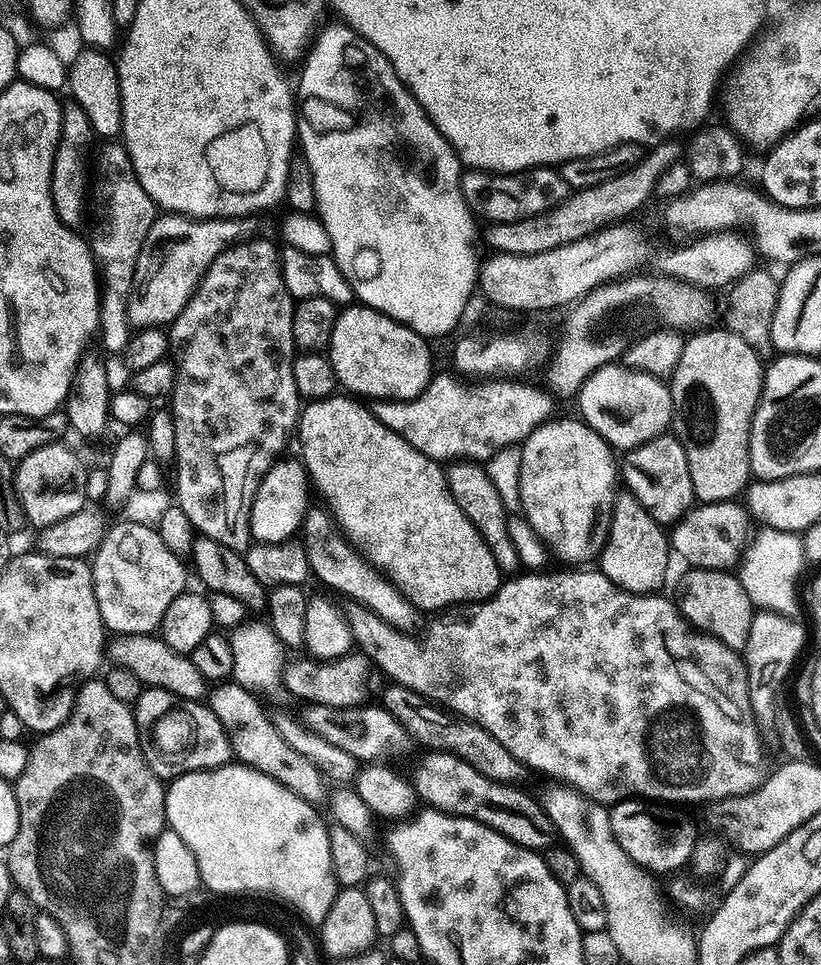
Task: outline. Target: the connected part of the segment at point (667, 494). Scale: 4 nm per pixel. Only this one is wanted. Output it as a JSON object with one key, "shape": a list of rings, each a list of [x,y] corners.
{"shape":[[[665,434],[637,448],[627,449],[622,456],[622,484],[661,526],[681,520],[694,504],[694,486],[690,482],[690,466],[686,466],[686,450],[678,438]]]}

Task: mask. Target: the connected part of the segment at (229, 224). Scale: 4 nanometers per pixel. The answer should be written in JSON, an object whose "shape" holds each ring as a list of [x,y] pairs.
{"shape":[[[175,214],[161,215],[146,234],[144,247],[148,250],[164,248],[164,253],[156,257],[143,254],[137,260],[135,279],[140,282],[144,280],[144,285],[139,285],[138,291],[131,297],[128,304],[128,320],[131,327],[139,330],[141,328],[164,328],[171,325],[172,321],[178,318],[178,314],[182,314],[186,302],[192,297],[196,287],[200,285],[200,278],[206,274],[214,258],[218,258],[218,254],[225,252],[230,244],[237,243],[245,235],[244,228],[240,224],[243,223],[236,218],[198,220]]]}

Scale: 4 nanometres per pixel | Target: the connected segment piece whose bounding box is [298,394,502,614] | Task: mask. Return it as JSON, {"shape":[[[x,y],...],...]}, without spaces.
{"shape":[[[333,394],[321,400],[307,401],[300,409],[298,440],[299,436],[301,452],[299,455],[302,457],[304,469],[308,471],[311,487],[315,491],[316,488],[320,491],[320,496],[324,499],[323,507],[330,513],[335,527],[342,533],[344,540],[377,572],[386,576],[389,583],[394,585],[415,608],[420,609],[421,613],[428,614],[428,612],[438,611],[439,608],[448,608],[451,604],[468,603],[468,606],[472,606],[481,600],[492,599],[493,594],[498,591],[502,583],[500,567],[494,562],[494,554],[490,554],[486,542],[482,542],[478,530],[474,530],[470,518],[466,518],[466,514],[462,514],[462,510],[458,510],[458,502],[454,502],[454,498],[450,494],[448,477],[441,461],[426,458],[426,454],[414,450],[414,446],[410,446],[410,442],[406,442],[406,438],[398,438],[398,434],[394,434],[394,430],[382,426],[382,422],[378,422],[375,411],[367,403],[348,394]]]}

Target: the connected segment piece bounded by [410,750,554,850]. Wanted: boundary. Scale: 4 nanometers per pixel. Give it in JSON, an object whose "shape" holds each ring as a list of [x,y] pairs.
{"shape":[[[428,750],[423,754],[416,769],[410,772],[410,779],[417,797],[423,803],[425,800],[429,809],[476,820],[523,848],[543,850],[553,843],[554,829],[539,799],[527,796],[521,787],[491,781],[452,753]]]}

